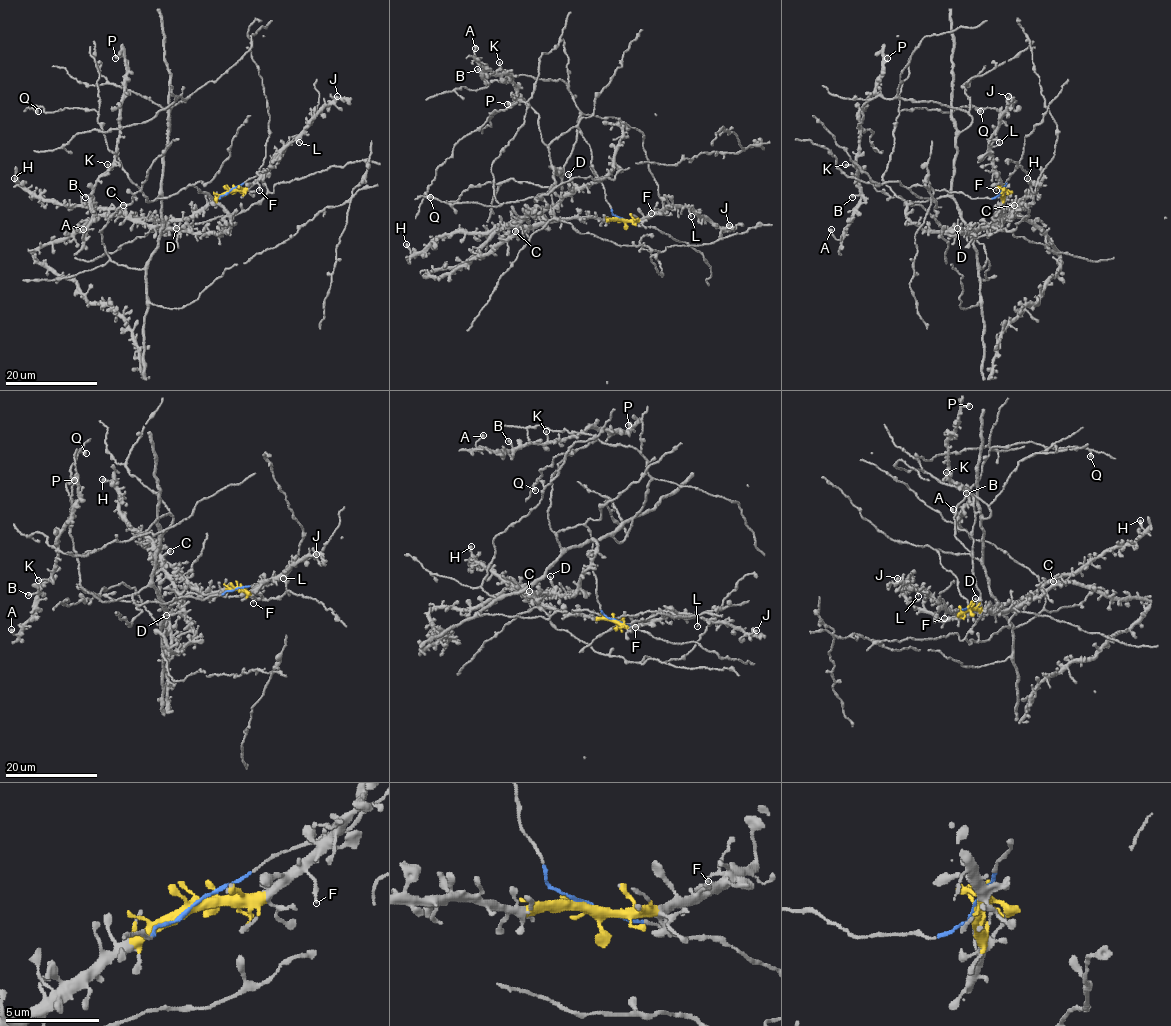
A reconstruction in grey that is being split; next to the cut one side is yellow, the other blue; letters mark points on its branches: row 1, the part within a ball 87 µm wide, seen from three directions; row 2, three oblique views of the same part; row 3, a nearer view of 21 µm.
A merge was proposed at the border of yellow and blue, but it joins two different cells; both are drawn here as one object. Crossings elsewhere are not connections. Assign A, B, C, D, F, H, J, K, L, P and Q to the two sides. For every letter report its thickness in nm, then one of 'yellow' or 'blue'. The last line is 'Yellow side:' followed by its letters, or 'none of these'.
A: 360 nm | blue
B: 300 nm | blue
C: 280 nm | yellow
D: 180 nm | yellow
F: 180 nm | yellow
H: 460 nm | yellow
J: 320 nm | yellow
K: 240 nm | blue
L: 140 nm | yellow
P: 550 nm | blue
Q: 400 nm | blue
Yellow side: C, D, F, H, J, L

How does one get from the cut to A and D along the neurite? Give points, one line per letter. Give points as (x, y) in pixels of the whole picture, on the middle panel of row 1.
A: (621, 218), (575, 126), (549, 146), (551, 164), (561, 189), (580, 115), (568, 86), (483, 78), (475, 48)
D: (621, 218), (540, 221), (534, 217), (555, 206), (572, 190), (573, 183), (568, 174)

